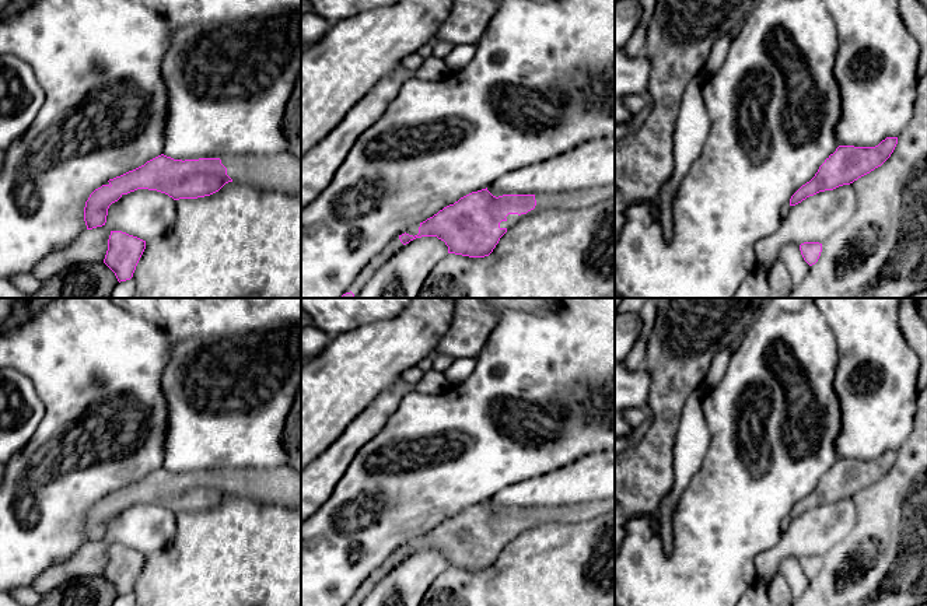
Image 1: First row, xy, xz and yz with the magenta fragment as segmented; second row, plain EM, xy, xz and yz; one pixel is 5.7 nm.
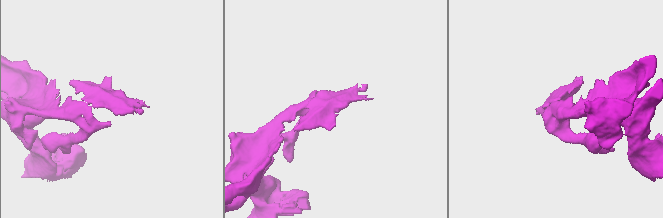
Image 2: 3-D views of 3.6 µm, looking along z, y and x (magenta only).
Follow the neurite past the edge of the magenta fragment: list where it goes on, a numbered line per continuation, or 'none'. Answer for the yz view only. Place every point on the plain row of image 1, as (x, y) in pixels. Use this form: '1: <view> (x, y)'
none

